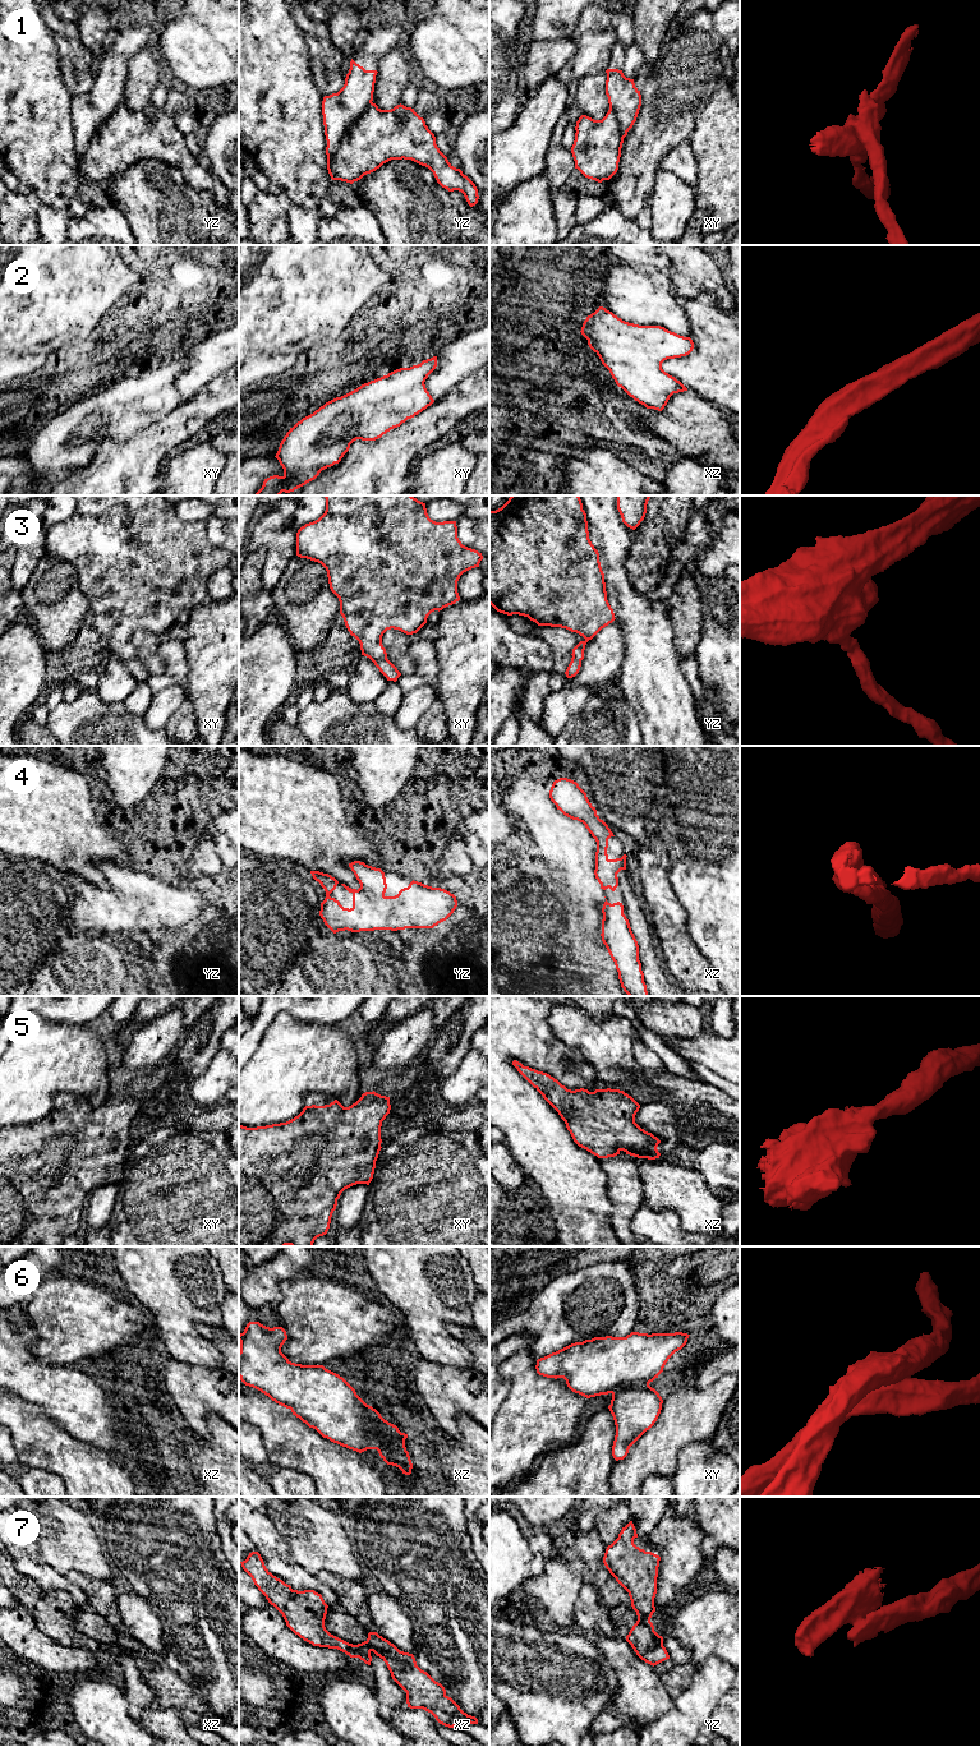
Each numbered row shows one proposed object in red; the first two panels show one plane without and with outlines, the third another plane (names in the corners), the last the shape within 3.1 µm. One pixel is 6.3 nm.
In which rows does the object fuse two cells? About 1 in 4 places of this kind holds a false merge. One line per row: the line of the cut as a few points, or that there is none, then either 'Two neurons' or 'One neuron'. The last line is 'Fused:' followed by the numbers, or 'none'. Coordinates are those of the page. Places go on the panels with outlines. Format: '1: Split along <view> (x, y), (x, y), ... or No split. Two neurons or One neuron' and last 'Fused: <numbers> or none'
1: Split along yz (372, 102), (363, 116), (344, 136), (337, 151), (327, 164). Two neurons
2: No split. One neuron
3: No split. One neuron
4: No split. One neuron
5: No split. One neuron
6: Split along xz (377, 1413), (385, 1421), (389, 1438), (376, 1448). Two neurons
7: Split along xz (353, 1645), (357, 1656). Two neurons
Fused: 1, 6, 7

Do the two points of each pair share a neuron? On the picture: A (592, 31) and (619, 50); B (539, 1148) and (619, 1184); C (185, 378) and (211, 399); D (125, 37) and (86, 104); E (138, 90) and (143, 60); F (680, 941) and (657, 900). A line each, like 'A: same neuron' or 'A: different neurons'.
A: different neurons
B: different neurons
C: different neurons
D: same neuron
E: same neuron
F: same neuron

